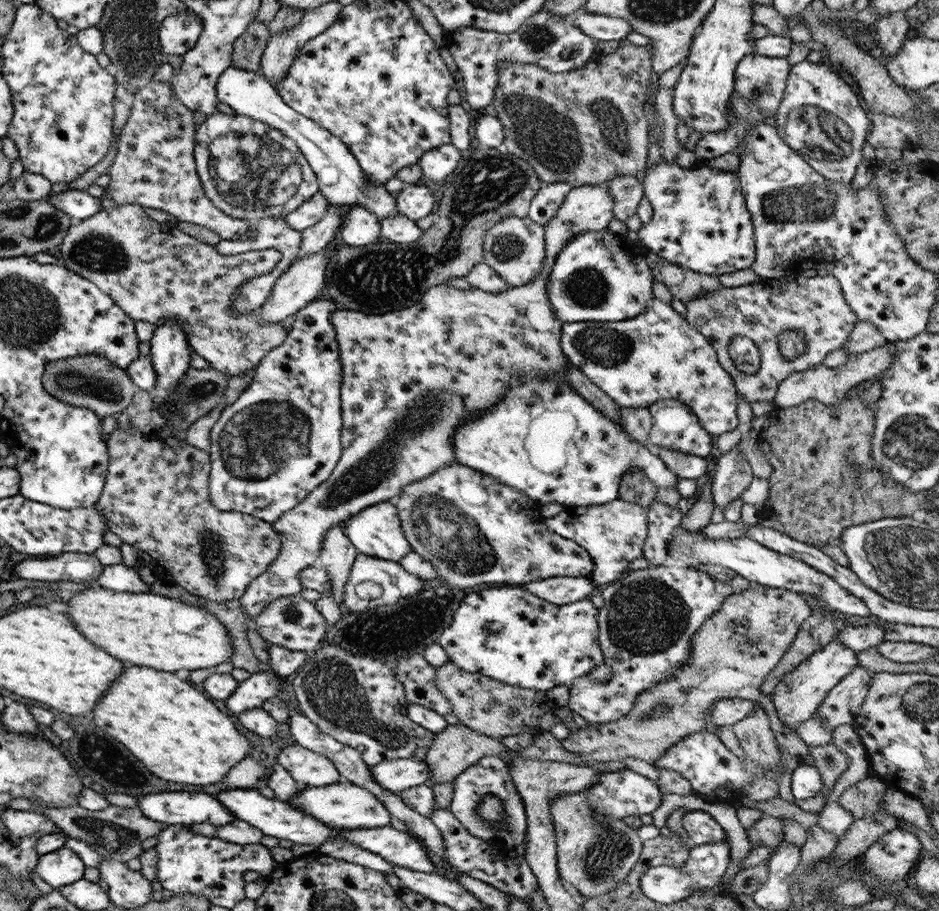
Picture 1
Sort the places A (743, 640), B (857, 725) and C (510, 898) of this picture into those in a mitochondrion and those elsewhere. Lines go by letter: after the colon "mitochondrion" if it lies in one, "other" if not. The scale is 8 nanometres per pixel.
A: mitochondrion
B: other
C: other

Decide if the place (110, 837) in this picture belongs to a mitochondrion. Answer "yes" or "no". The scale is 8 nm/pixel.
yes

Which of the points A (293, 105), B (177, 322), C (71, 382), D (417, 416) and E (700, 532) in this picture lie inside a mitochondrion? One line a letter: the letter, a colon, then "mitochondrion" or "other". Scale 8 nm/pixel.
A: other
B: other
C: mitochondrion
D: mitochondrion
E: other

